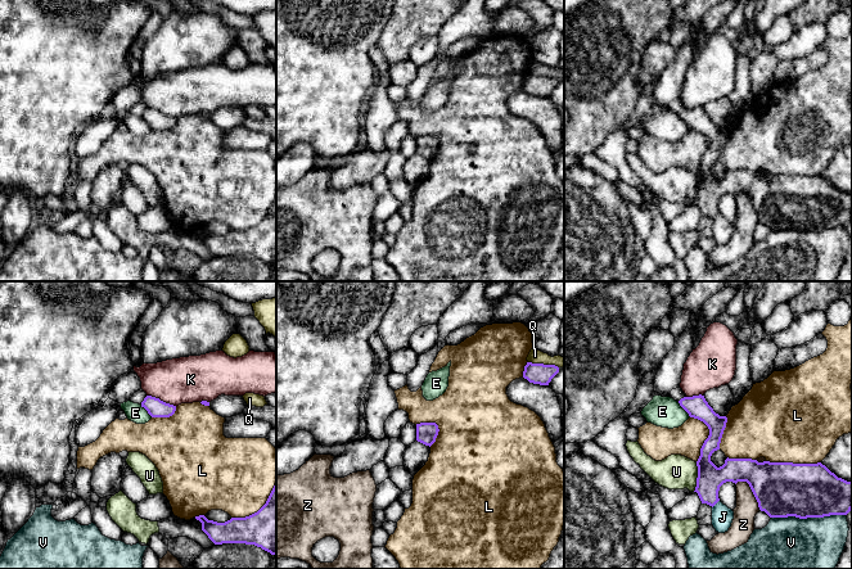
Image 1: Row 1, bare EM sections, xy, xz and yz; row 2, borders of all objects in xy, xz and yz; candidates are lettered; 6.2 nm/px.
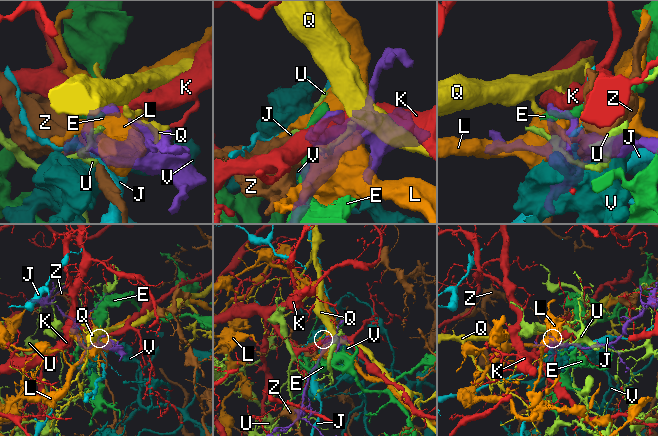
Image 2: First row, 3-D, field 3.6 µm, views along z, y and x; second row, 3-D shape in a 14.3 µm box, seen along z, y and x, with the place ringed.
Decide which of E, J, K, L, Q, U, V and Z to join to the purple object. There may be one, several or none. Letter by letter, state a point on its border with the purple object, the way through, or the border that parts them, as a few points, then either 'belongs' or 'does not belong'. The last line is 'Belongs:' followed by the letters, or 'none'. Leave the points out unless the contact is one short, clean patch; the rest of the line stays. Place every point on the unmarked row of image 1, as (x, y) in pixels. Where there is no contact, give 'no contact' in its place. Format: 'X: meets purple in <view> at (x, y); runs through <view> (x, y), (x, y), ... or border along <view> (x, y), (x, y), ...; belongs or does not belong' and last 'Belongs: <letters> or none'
E: meets purple in yz at (684, 121); border along yz (677, 114), (690, 129); does not belong
J: meets purple in yz at (716, 215); border along yz (718, 212), (712, 220); does not belong
K: meets purple in xy at (162, 113); does not belong
L: meets purple in yz at (792, 175); does not belong
Q: meets purple in xz at (542, 76); does not belong
U: meets purple in yz at (698, 189); border along yz (697, 175), (697, 198), (693, 203); does not belong
V: meets purple in yz at (807, 229); does not belong
Z: meets purple in yz at (752, 203); border along yz (738, 193), (744, 193), (748, 197), (760, 221); does not belong
Belongs: none

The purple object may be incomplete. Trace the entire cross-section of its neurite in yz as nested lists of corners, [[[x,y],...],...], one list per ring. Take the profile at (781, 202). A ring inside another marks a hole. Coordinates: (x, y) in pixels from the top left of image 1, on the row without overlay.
[[[702,107],[684,109],[679,116],[690,130],[703,134],[709,141],[709,148],[704,153],[700,161],[700,168],[697,173],[698,190],[694,204],[698,206],[702,216],[713,220],[720,213],[720,199],[726,194],[732,194],[735,197],[738,194],[747,194],[758,214],[759,222],[765,223],[770,230],[824,230],[830,227],[847,227],[852,222],[852,194],[838,190],[821,175],[758,175],[752,171],[727,170],[725,176],[717,180],[711,173],[711,168],[714,163],[720,162],[727,130],[716,126]]]

